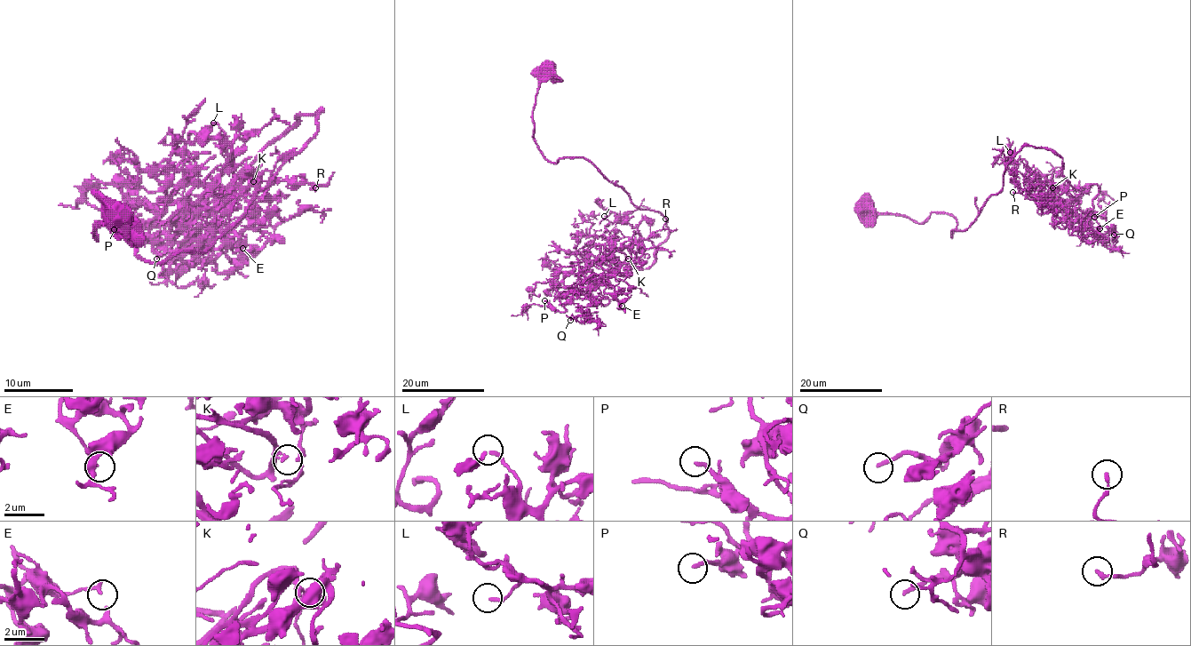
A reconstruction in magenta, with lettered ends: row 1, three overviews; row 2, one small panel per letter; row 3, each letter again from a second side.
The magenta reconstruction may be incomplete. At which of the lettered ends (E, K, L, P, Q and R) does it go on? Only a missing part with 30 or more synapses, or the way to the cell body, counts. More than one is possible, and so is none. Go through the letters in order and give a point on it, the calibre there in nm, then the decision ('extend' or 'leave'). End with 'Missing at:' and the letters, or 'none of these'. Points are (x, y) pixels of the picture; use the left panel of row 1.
E: at (242, 248); 140 nm thick; leave
K: at (253, 181); 180 nm thick; leave
L: at (213, 123); 160 nm thick; leave
P: at (114, 229); 170 nm thick; leave
Q: at (156, 259); 170 nm thick; extend
R: at (315, 187); 170 nm thick; leave
Missing at: Q

